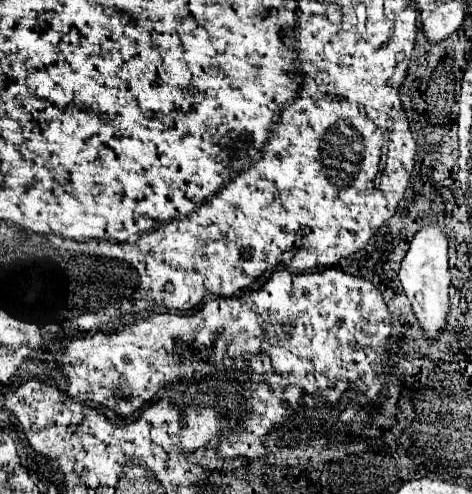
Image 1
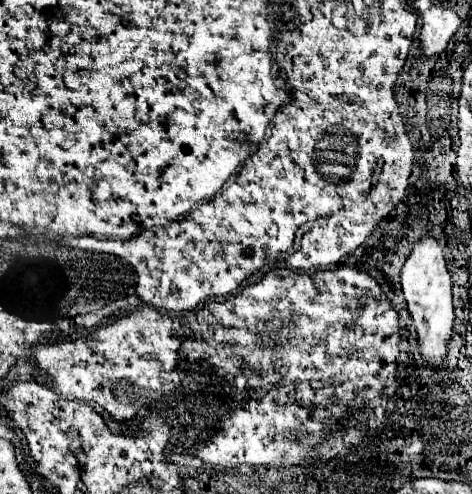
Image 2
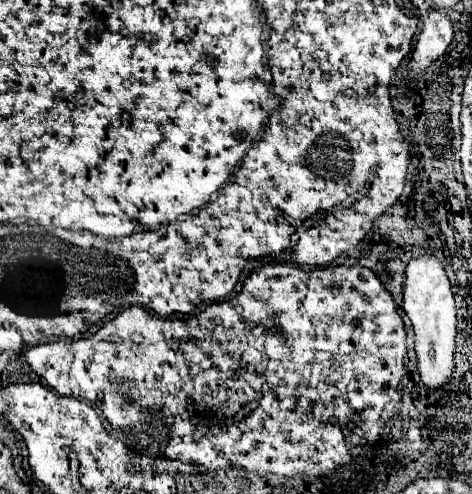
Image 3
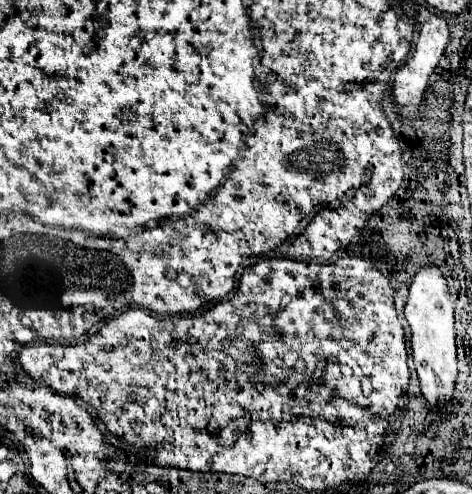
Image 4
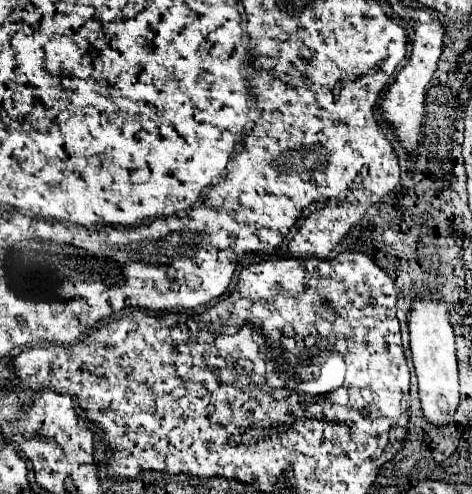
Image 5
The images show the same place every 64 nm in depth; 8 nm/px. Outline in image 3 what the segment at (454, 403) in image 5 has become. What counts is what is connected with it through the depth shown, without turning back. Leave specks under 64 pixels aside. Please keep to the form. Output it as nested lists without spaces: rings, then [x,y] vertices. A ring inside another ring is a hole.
[[[432,254],[414,258],[406,268],[404,312],[414,328],[414,350],[418,372],[428,390],[444,388],[454,372],[454,338],[456,338],[456,304],[450,282],[440,260]]]

